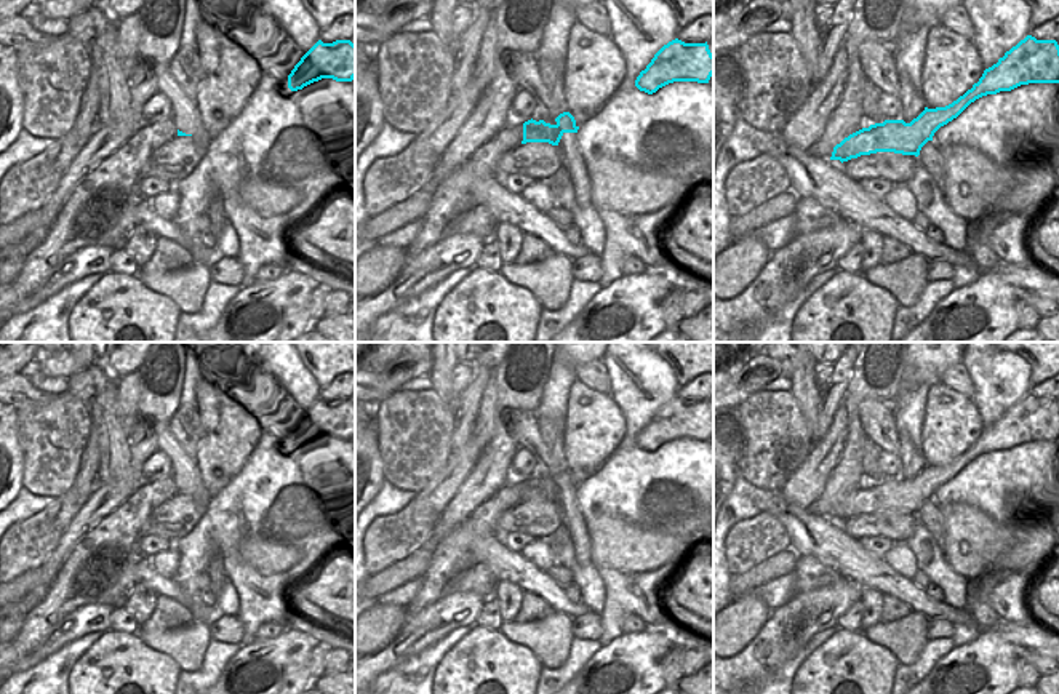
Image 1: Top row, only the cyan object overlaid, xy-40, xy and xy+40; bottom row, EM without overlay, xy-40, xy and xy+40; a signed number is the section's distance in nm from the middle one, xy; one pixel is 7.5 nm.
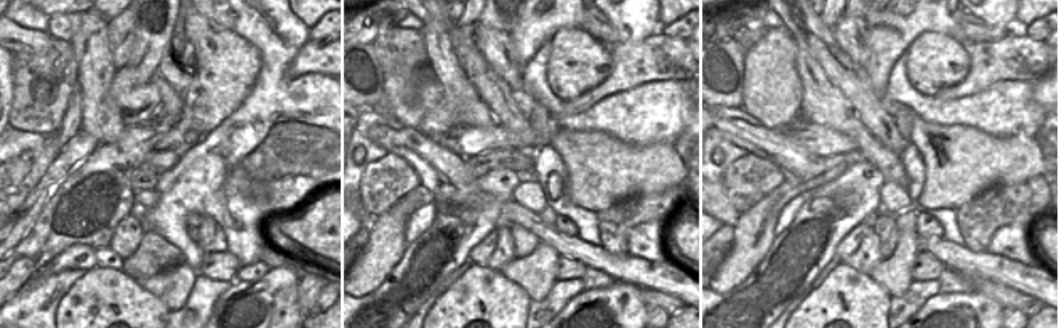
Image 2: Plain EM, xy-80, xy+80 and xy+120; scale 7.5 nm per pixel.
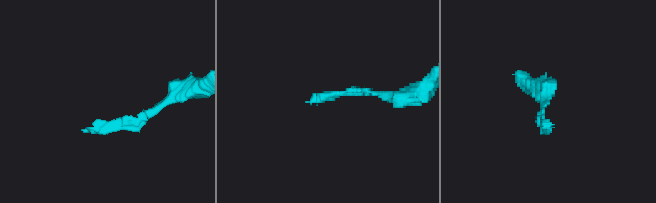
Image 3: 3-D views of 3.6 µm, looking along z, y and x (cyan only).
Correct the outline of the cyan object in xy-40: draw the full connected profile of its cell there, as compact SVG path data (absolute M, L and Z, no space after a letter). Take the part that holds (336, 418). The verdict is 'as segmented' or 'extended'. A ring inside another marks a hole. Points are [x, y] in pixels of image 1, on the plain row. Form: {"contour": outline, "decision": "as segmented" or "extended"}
{"contour": "M318 398L288 433L288 446L298 449L322 437L336 440L355 437L355 403L350 398L333 401Z", "decision": "as segmented"}

